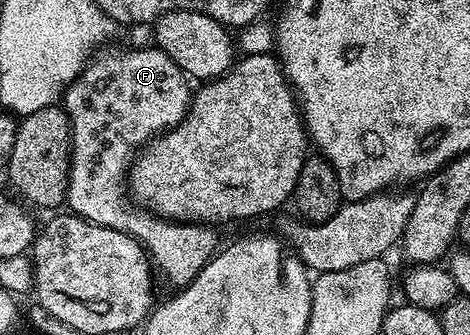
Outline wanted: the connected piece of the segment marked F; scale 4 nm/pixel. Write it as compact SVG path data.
M149 46L150 48L114 48L111 52L99 51L83 68L81 74L75 78L71 84L66 85L64 89L64 100L66 96L66 104L64 103L64 111L67 118L70 119L70 169L66 178L66 198L65 207L69 209L75 216L82 216L88 222L99 224L100 226L108 226L112 230L120 230L124 234L128 234L133 240L138 241L143 248L146 249L146 255L149 256L153 271L156 273L157 279L162 280L170 287L170 290L181 290L188 287L196 278L196 274L200 274L200 270L204 270L204 266L214 253L219 251L218 236L213 227L208 224L191 224L189 222L171 222L155 216L154 213L146 211L144 208L138 207L133 199L128 195L128 173L130 165L134 163L134 157L150 143L156 136L162 135L163 132L169 132L171 128L175 128L179 122L186 117L186 113L190 110L190 101L192 99L192 88L189 88L188 77L185 72L181 72L176 66L176 62L172 62L172 58L168 58L168 54L161 52L157 46Z

